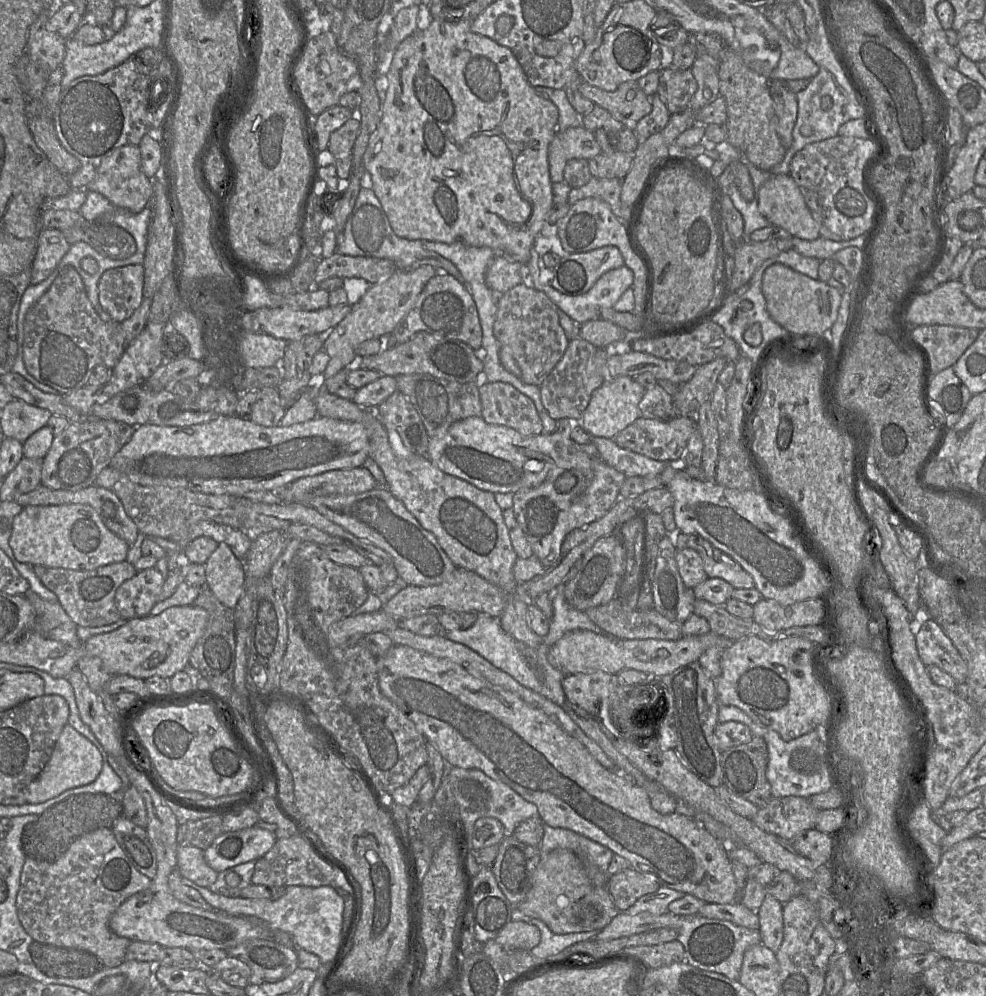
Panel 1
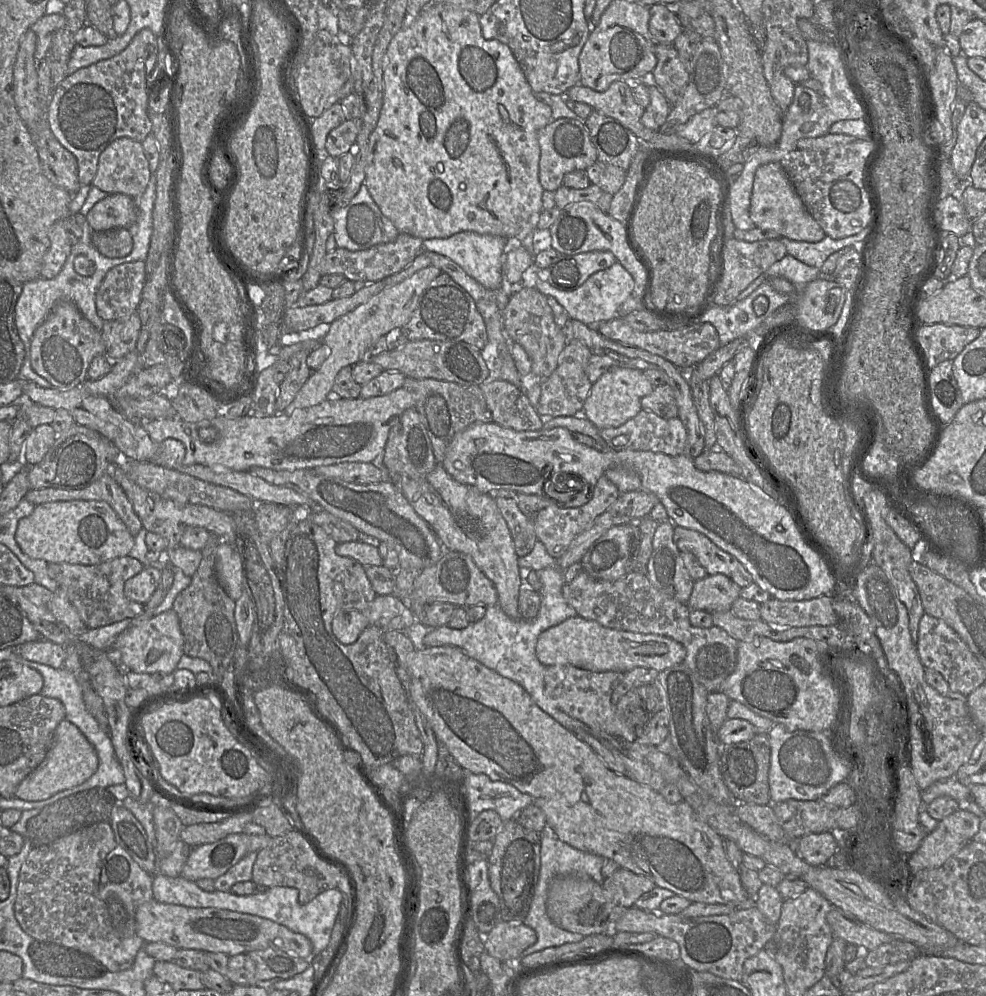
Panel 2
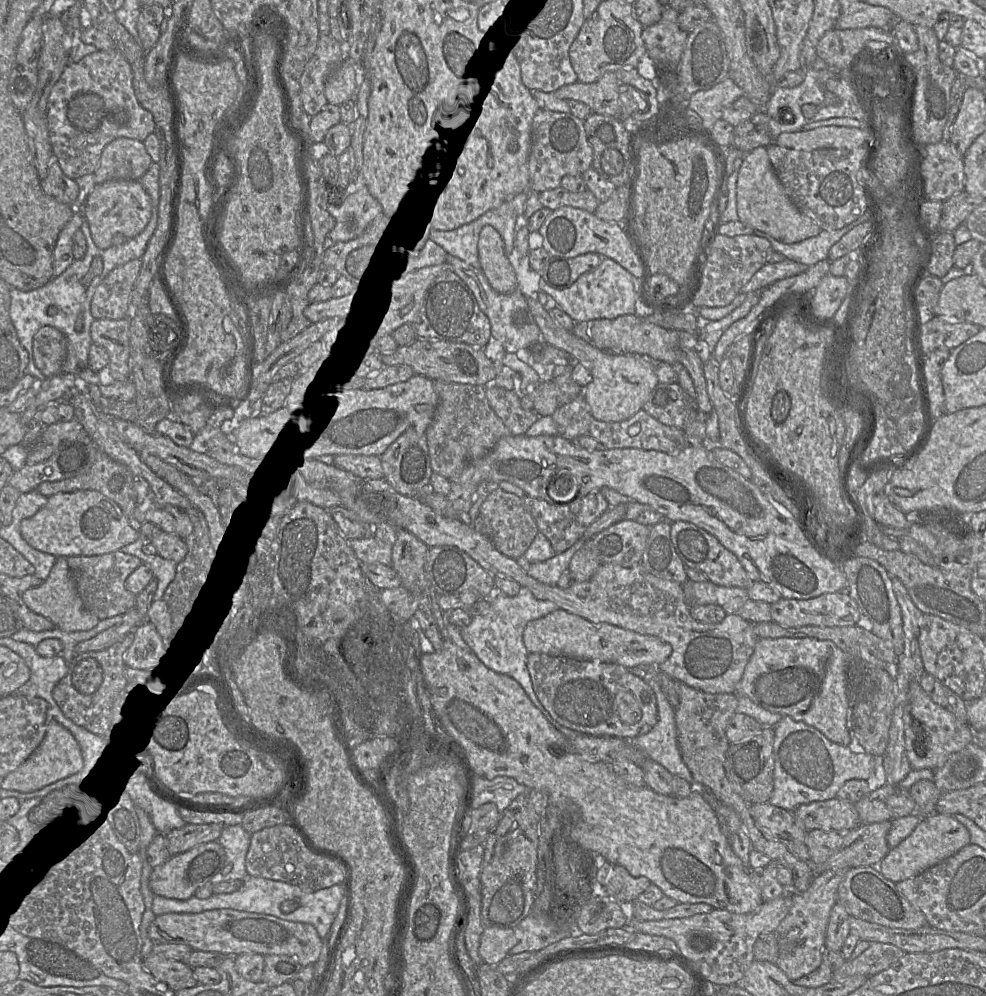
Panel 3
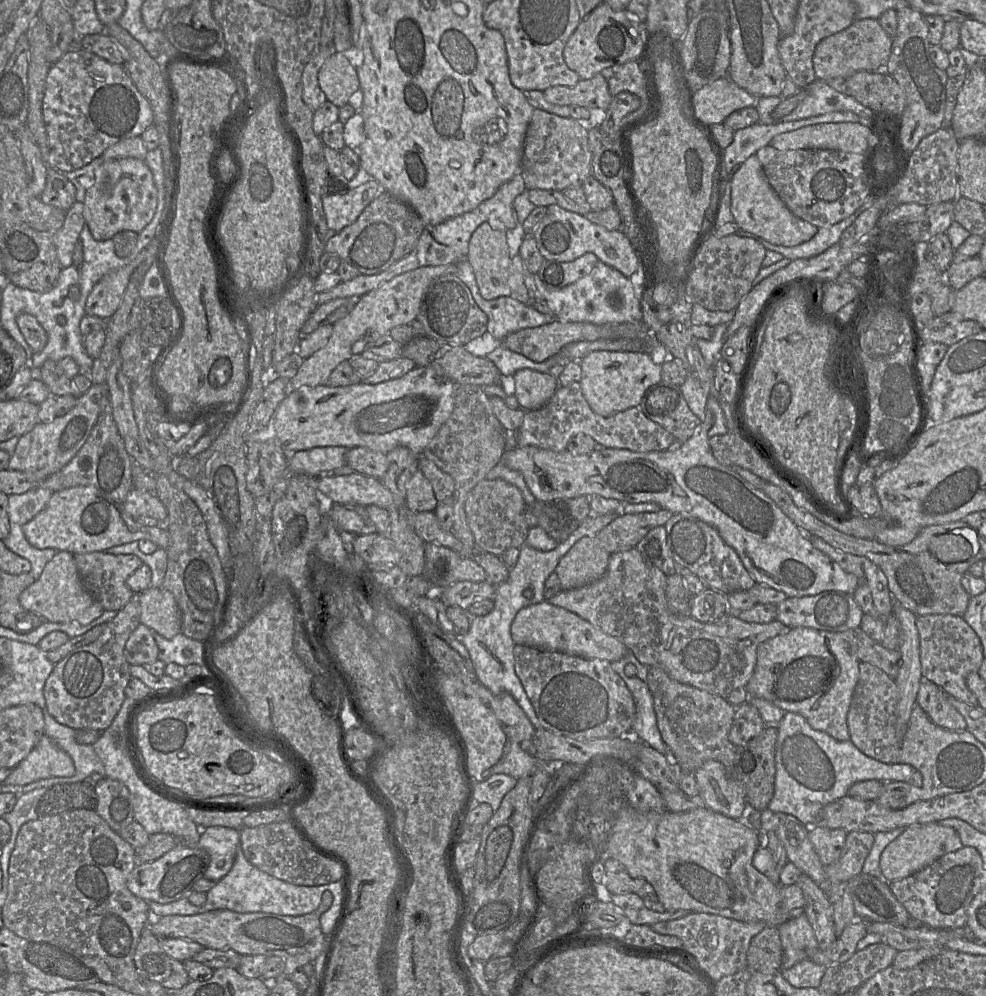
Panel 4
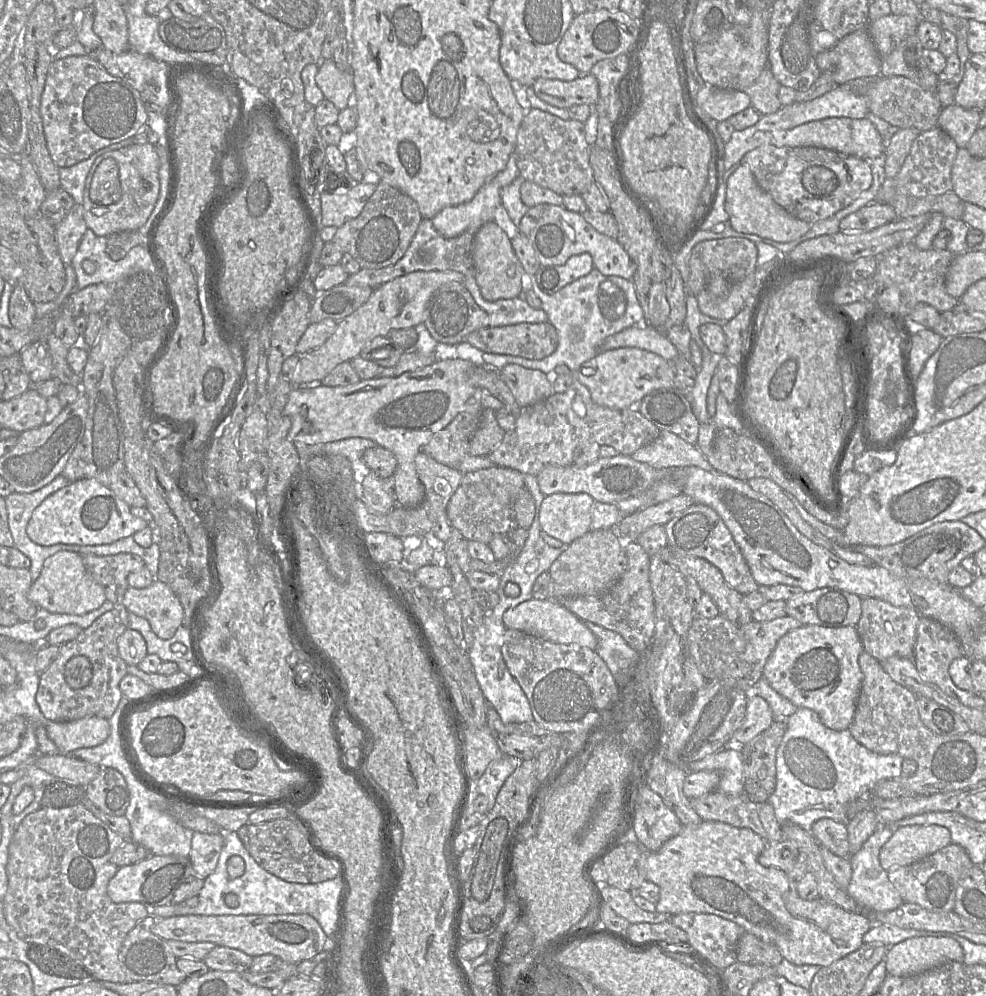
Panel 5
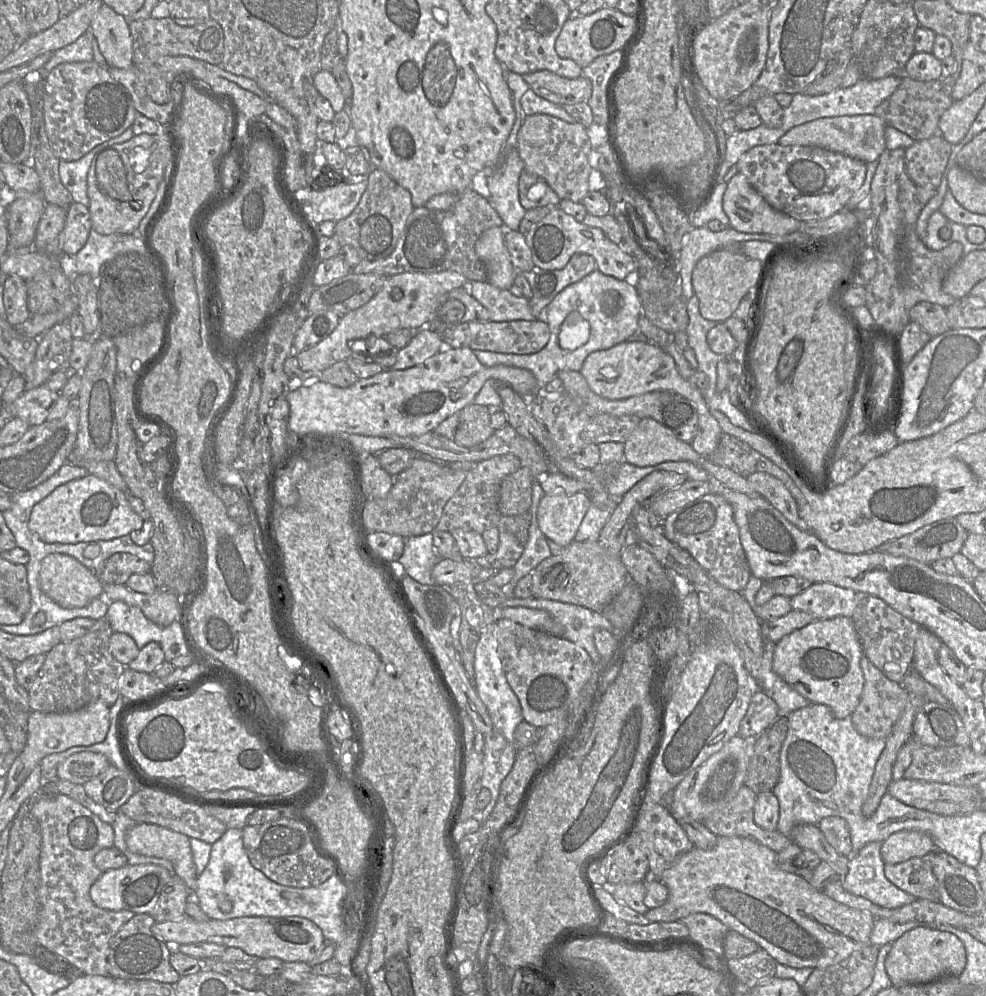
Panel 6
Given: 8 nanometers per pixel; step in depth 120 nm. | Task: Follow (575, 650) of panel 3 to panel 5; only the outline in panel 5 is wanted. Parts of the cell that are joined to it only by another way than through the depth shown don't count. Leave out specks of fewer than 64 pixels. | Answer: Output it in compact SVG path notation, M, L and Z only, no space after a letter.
M531 599L522 602L504 613L503 623L506 629L519 630L554 643L578 644L594 651L598 643L596 636L585 623L556 599Z

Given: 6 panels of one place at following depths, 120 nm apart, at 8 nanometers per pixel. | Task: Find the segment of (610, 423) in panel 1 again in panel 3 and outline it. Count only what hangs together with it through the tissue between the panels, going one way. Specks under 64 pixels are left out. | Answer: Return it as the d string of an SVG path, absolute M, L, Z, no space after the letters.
M527 298L527 305L542 333L543 341L566 351L572 359L577 360L590 371L592 380L583 387L583 395L595 419L619 422L632 417L643 408L650 393L659 383L651 359L641 355L604 352L558 325L536 298Z

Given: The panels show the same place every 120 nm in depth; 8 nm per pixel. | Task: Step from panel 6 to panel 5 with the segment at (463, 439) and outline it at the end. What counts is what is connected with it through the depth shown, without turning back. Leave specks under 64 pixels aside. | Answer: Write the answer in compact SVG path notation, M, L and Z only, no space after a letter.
M483 408L478 428L470 443L470 455L487 456L502 441L505 431L499 426L495 412L491 408Z

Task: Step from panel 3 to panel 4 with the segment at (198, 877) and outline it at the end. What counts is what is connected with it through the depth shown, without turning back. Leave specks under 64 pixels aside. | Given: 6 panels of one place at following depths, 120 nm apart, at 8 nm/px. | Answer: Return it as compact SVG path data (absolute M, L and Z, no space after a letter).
M181 843L160 858L137 864L127 880L127 888L135 896L160 904L167 904L181 898L188 898L193 885L201 878L210 863L209 853L198 847L187 847Z

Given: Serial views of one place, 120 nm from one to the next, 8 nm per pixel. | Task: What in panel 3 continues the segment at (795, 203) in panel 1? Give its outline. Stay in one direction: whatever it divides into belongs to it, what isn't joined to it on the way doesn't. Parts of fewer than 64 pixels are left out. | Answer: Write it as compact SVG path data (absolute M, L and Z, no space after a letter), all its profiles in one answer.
M757 147L744 155L737 177L737 214L743 224L767 233L785 244L815 237L822 231L792 202L773 169L766 147Z

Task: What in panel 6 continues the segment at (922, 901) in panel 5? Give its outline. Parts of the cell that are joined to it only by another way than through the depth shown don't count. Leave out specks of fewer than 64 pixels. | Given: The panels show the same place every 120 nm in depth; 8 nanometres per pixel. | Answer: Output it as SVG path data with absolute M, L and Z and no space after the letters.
M930 852L901 863L885 863L885 876L892 884L916 899L938 902L938 883L932 869L933 857L934 852Z

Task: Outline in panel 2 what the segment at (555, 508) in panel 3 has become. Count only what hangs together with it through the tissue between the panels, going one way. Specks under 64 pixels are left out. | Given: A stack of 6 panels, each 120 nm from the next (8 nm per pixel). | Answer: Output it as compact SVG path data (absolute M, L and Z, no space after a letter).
M604 474L598 479L593 488L591 499L582 506L562 508L547 496L515 493L512 498L520 511L532 522L536 537L543 543L548 554L555 560L559 559L573 539L587 529L597 516L602 514L619 497L620 492Z

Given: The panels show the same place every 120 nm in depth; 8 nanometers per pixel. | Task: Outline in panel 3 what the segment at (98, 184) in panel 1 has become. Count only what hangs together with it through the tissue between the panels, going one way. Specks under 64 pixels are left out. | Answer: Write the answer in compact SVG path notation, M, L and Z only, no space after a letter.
M119 137L104 147L94 172L95 184L110 180L140 180L152 163L142 141Z

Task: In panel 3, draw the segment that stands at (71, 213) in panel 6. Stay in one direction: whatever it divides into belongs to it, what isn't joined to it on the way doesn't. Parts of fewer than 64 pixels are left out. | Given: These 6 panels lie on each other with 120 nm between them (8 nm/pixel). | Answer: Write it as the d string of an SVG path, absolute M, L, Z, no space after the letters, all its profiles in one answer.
M75 211L72 218L63 226L58 234L53 249L53 276L62 274L74 261L73 235L78 231L84 221L81 212Z

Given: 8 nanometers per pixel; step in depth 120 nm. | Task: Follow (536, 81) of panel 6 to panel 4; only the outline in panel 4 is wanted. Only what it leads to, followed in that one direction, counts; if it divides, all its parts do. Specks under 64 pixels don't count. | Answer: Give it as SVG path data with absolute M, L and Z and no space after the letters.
M596 74L590 79L580 79L575 86L552 86L543 91L545 100L554 105L599 108L606 111L612 96L606 79Z

